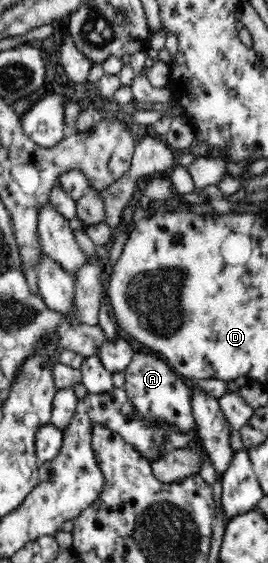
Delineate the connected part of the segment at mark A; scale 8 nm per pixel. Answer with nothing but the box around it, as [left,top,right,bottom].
[125,351,196,432]

